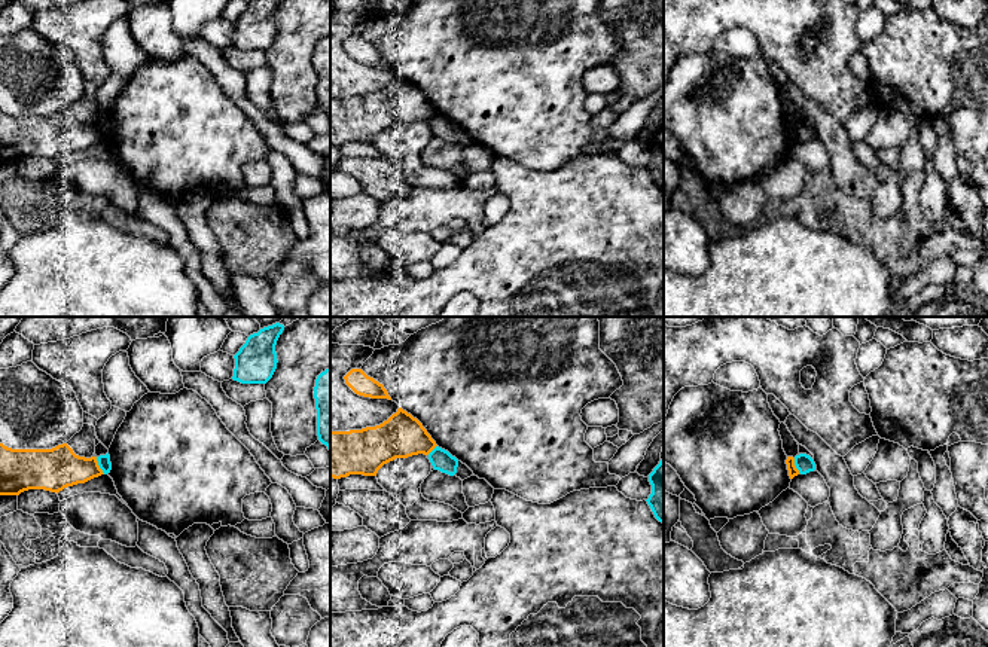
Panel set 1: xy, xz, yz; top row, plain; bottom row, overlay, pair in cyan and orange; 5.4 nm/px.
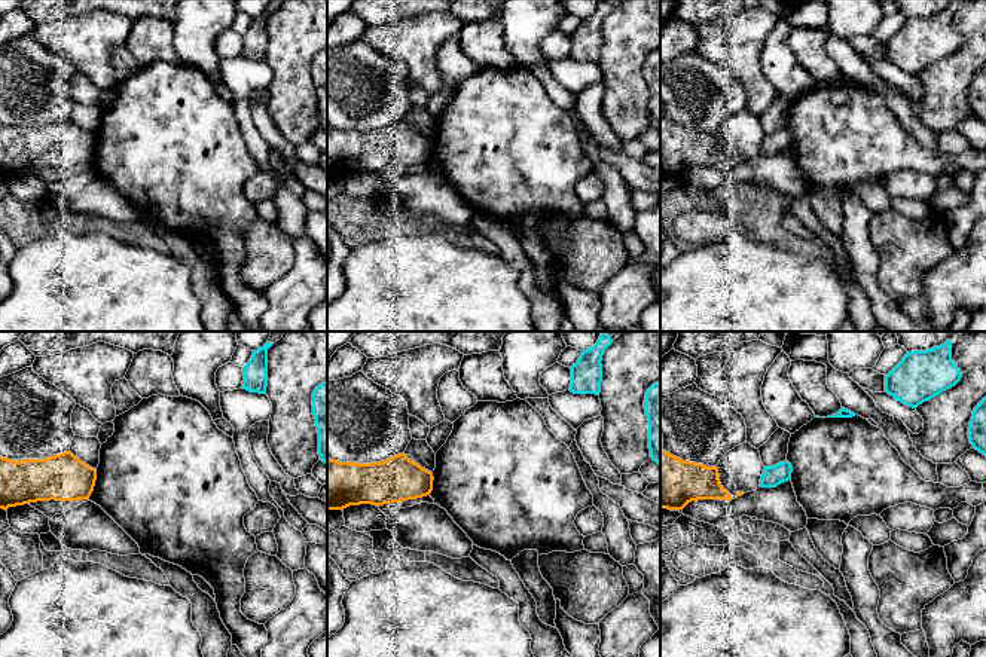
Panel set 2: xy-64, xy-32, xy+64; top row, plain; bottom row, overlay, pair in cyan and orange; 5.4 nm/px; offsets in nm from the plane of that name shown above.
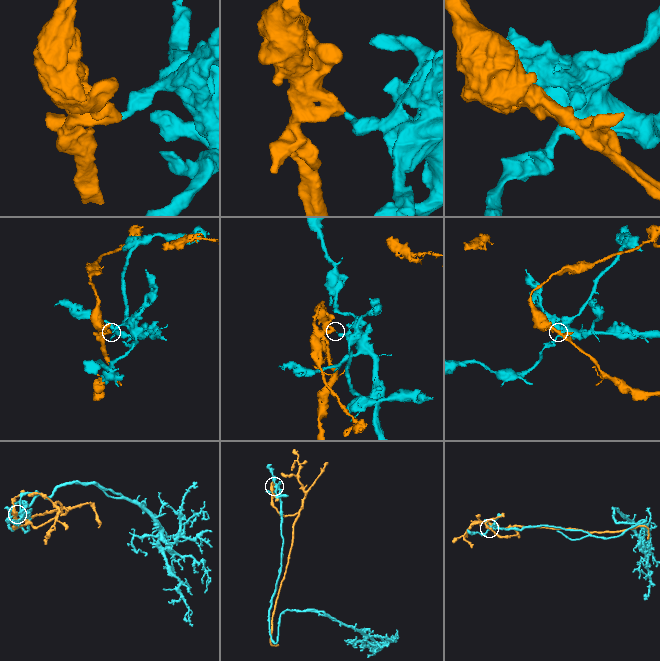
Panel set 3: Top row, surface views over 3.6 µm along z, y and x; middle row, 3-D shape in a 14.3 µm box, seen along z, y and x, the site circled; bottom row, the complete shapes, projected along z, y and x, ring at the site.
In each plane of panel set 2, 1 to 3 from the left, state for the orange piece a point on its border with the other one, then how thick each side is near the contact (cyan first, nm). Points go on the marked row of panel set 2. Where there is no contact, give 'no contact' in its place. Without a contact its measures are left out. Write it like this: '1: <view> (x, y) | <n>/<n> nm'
1: no contact
2: no contact
3: no contact

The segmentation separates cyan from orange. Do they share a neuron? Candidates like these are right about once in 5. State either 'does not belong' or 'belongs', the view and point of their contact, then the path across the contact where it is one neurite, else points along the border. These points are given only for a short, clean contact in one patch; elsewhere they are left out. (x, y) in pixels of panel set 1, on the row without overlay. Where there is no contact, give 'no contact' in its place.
does not belong; contact xy (100, 133); border xy (95, 124), (104, 140)

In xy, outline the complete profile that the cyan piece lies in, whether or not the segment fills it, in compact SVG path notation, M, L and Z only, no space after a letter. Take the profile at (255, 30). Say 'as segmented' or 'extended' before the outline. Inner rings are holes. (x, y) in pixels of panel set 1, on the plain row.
as segmented; M253 0L234 22L234 48L266 51L277 36L275 12L281 0Z

